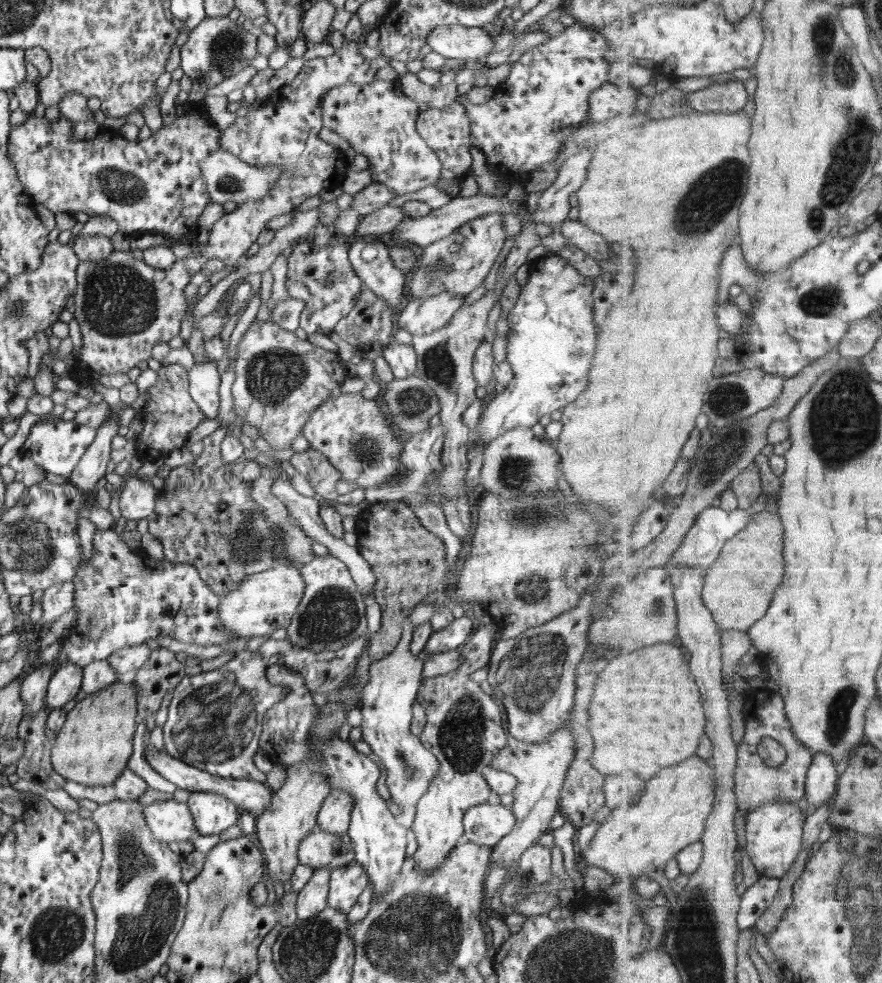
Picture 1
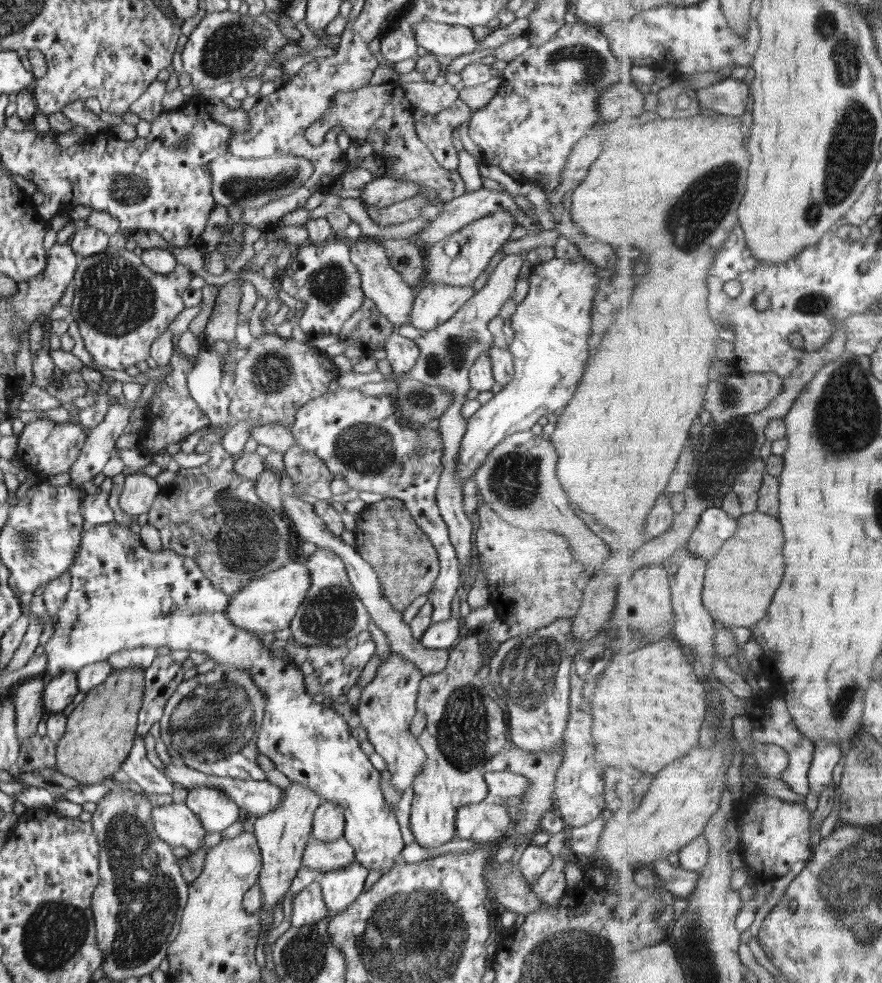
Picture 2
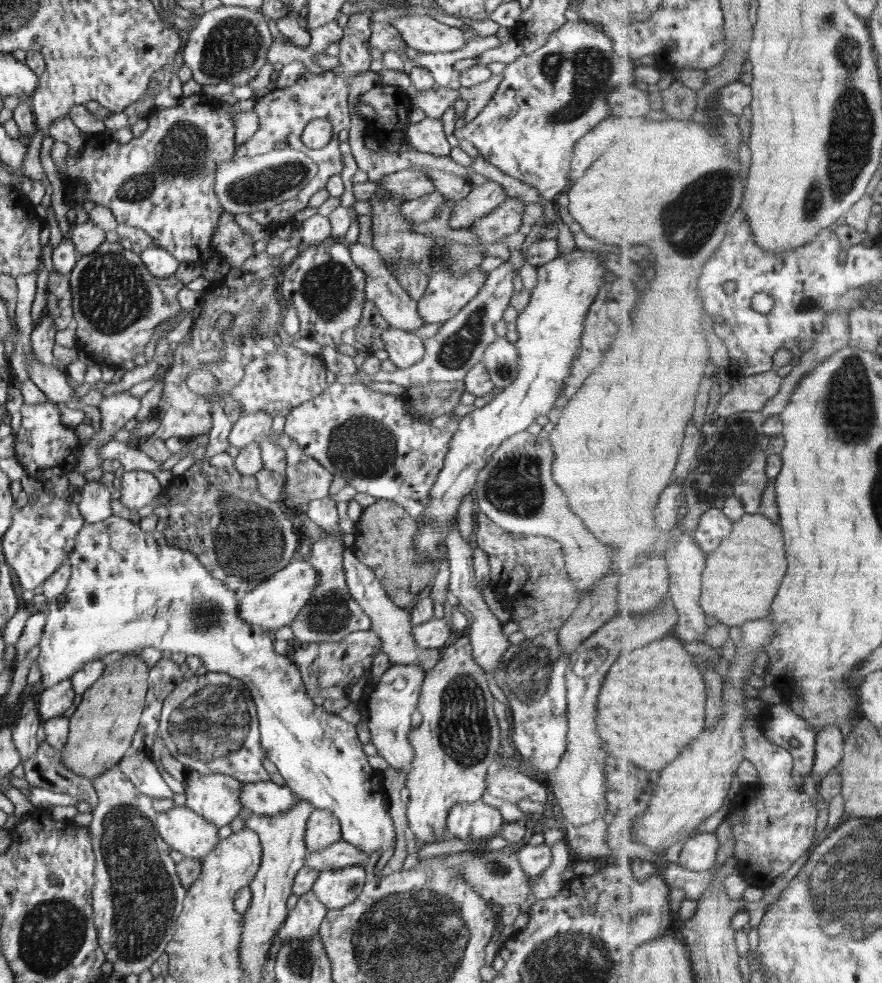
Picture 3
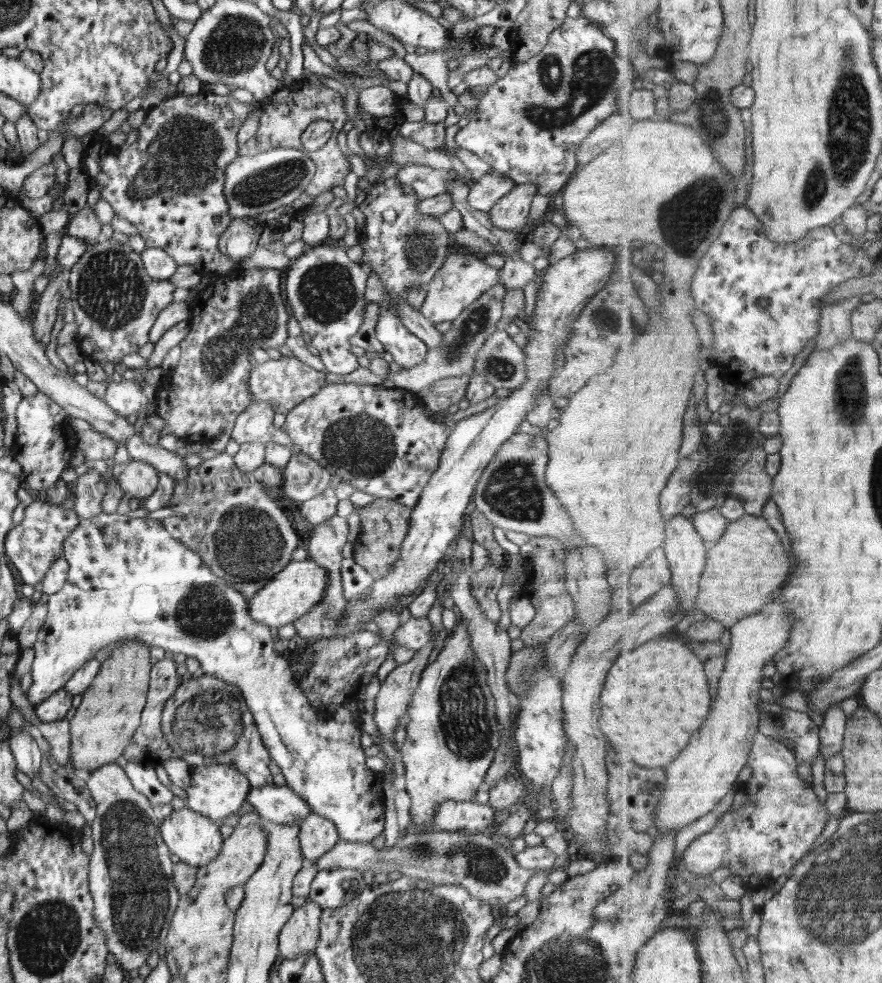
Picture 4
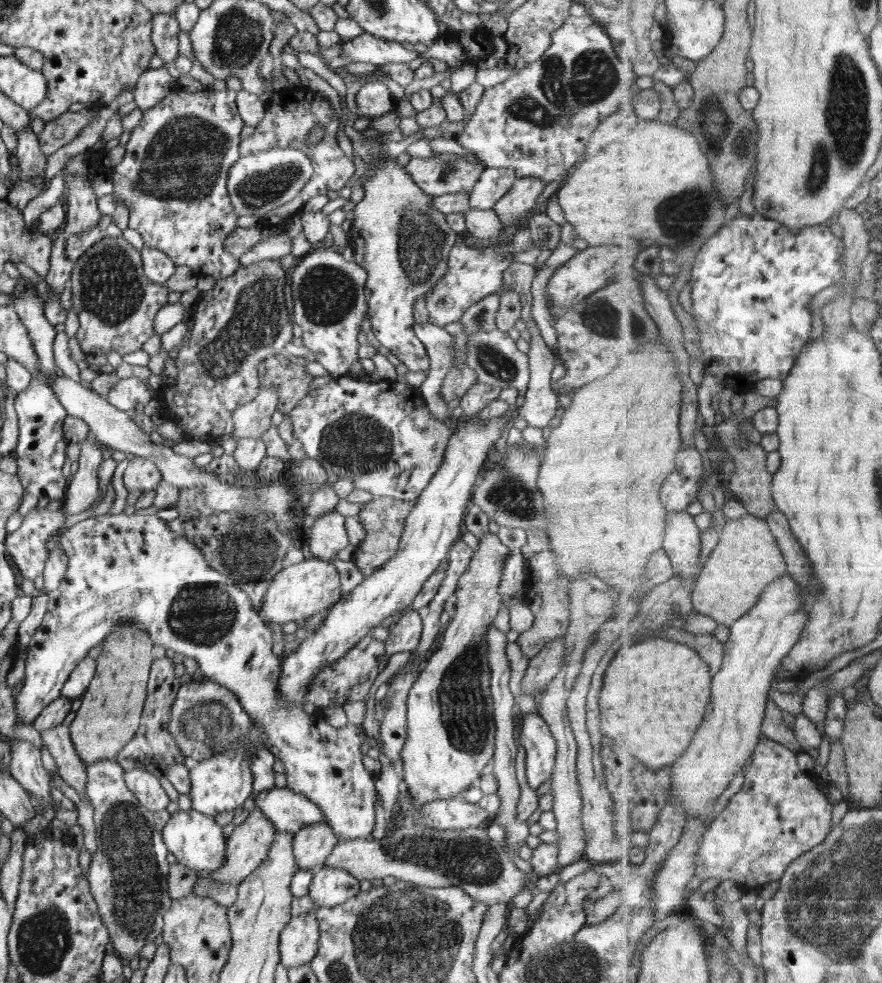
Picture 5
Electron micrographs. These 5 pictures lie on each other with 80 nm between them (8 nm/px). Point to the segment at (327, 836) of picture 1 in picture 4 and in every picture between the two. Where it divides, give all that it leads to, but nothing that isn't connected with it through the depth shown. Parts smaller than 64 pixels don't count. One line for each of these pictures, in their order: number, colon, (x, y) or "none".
2: (325, 856)
3: (341, 854)
4: (489, 873)

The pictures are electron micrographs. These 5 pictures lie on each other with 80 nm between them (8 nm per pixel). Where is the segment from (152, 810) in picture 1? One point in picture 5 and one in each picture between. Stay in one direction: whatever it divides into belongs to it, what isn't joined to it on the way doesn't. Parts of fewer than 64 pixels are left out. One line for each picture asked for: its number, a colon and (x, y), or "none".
2: (175, 824)
3: (183, 830)
4: (196, 840)
5: (196, 840)

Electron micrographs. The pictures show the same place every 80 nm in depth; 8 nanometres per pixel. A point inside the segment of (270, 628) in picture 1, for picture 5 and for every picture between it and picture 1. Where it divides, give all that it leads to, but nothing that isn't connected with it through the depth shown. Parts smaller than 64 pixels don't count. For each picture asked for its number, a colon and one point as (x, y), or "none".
2: (265, 605)
3: (275, 602)
4: (300, 586)
5: (298, 592)

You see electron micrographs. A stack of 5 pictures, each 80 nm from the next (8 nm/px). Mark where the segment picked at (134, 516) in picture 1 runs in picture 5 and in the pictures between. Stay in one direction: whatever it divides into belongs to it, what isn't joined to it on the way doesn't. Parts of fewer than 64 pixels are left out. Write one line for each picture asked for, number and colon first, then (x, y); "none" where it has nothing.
2: (140, 490)
3: (138, 487)
4: (139, 479)
5: (141, 473)

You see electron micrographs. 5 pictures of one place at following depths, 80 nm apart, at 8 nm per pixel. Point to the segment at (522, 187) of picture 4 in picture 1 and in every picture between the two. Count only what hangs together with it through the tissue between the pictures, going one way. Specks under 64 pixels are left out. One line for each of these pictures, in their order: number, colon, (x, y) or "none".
1: (459, 263)
2: (457, 261)
3: (505, 219)

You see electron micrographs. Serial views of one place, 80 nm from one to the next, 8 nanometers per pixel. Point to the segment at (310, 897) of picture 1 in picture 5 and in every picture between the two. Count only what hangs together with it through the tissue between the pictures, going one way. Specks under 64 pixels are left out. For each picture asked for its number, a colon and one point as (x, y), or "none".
2: (308, 908)
3: (304, 921)
4: (300, 934)
5: (299, 940)

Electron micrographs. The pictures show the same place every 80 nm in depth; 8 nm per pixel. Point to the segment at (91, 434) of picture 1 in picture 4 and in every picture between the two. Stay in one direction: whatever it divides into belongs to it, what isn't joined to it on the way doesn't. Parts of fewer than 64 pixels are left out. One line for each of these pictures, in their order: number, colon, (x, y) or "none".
2: (45, 448)
3: (46, 448)
4: (42, 449)

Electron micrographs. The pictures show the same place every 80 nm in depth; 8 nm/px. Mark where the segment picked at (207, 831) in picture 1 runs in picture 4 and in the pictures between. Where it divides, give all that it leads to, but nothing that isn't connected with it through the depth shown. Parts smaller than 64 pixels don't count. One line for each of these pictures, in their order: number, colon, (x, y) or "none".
2: (216, 811)
3: (214, 796)
4: (216, 791)

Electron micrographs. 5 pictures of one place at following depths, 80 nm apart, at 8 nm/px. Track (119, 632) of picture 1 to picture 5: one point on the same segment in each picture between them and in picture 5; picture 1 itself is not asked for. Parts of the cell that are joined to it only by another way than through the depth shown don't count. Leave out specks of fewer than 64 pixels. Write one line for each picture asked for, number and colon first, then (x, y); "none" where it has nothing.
2: (122, 596)
3: (129, 589)
4: (129, 578)
5: (134, 569)

